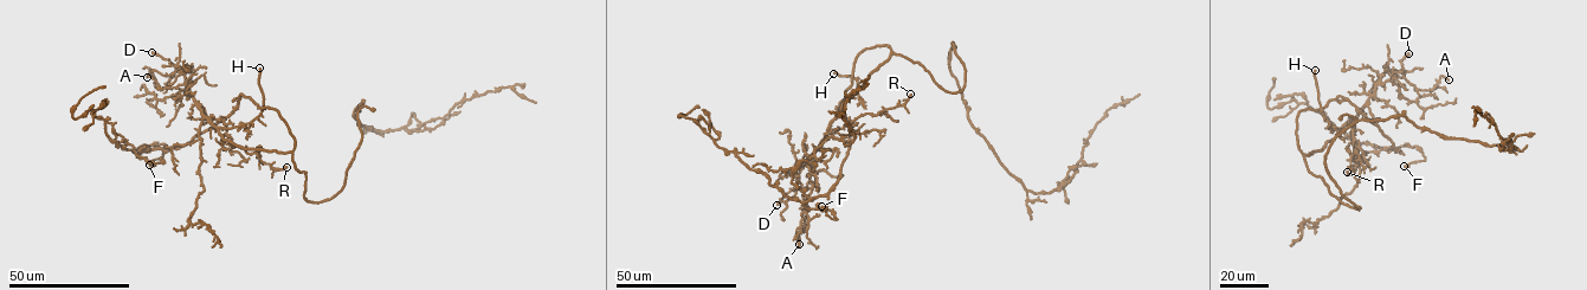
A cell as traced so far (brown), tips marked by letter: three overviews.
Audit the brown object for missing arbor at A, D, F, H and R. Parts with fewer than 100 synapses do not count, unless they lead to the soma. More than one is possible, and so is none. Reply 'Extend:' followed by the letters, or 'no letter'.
Extend: H

